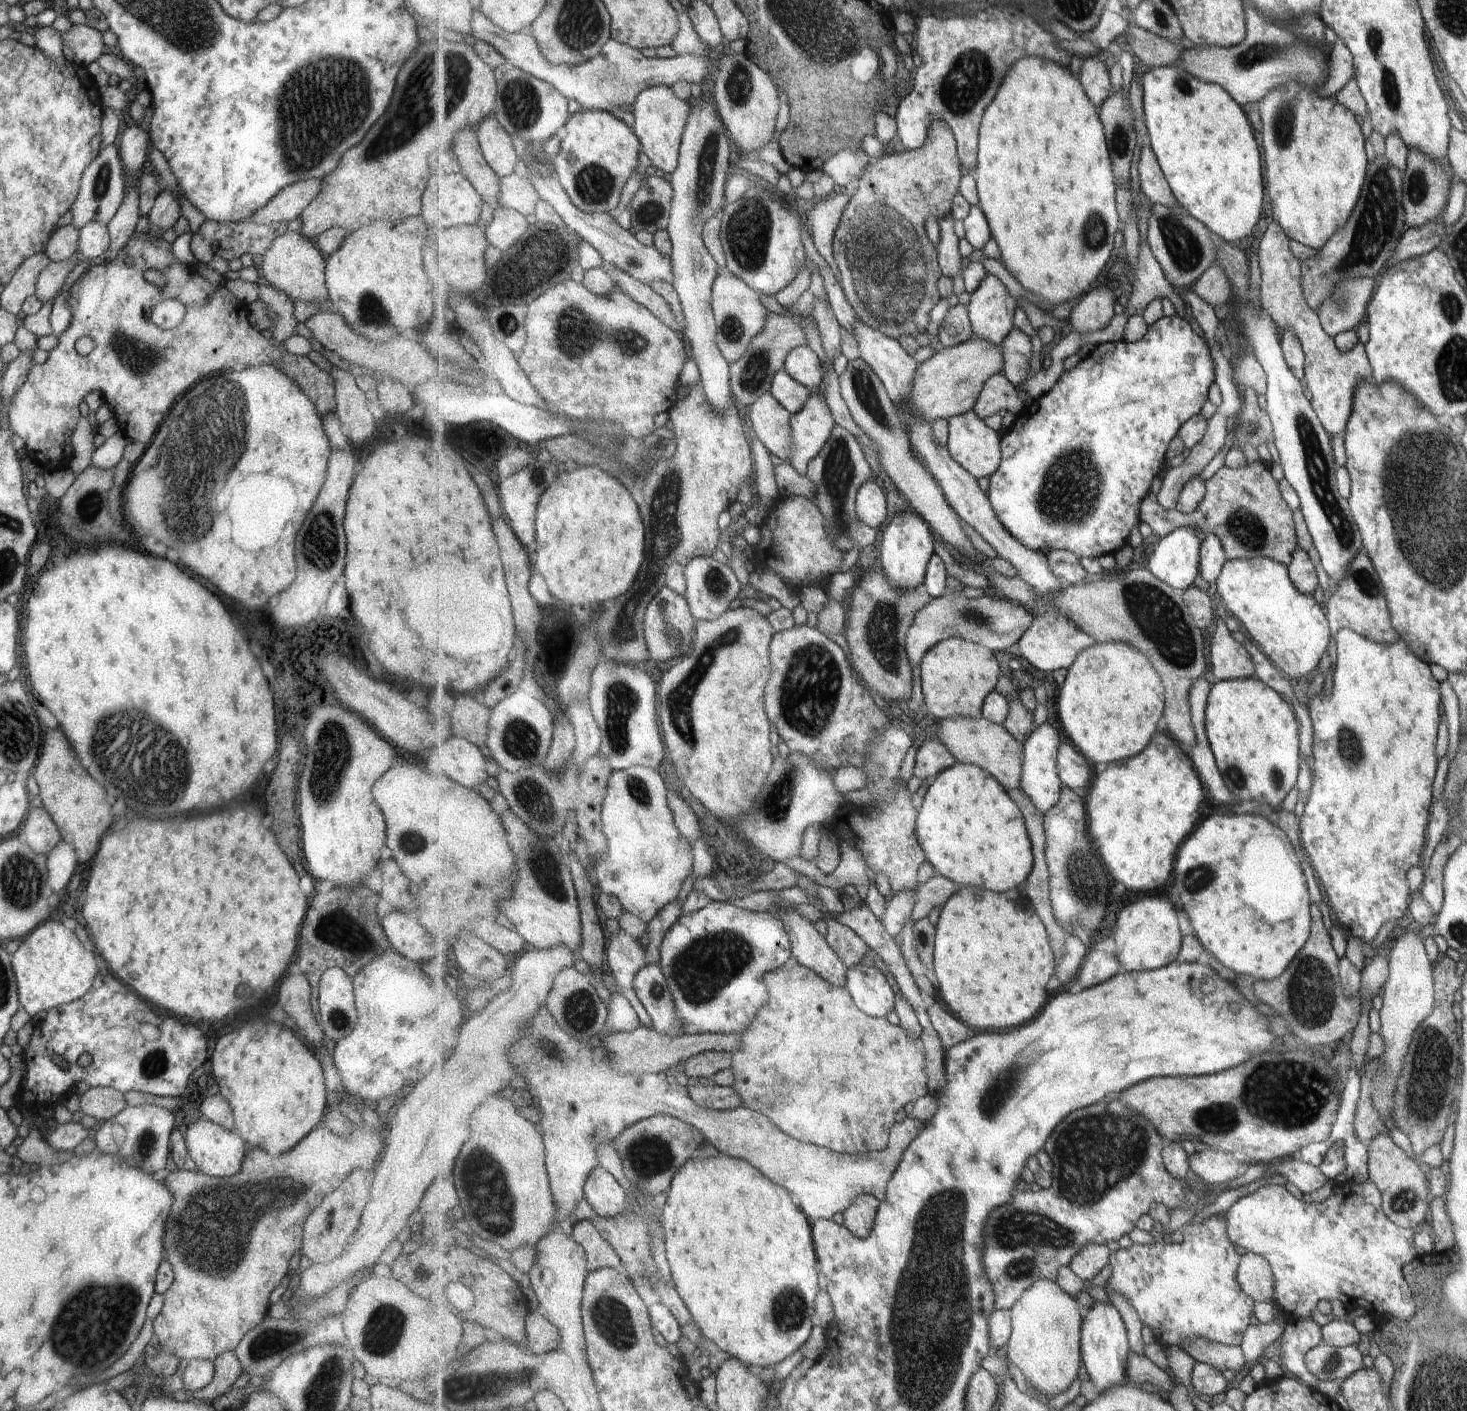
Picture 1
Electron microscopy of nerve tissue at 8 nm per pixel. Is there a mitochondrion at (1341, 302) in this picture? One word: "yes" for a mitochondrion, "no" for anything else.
yes

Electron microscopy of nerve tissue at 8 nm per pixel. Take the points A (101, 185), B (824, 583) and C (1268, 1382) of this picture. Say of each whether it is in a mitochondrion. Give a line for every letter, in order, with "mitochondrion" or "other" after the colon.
A: mitochondrion
B: other
C: other

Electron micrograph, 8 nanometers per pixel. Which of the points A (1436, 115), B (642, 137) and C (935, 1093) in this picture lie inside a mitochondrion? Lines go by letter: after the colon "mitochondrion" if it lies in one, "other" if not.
A: other
B: other
C: other

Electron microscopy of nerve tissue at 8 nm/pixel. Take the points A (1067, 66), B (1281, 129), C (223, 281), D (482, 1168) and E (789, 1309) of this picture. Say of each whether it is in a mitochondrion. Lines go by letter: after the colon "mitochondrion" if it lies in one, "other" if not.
A: other
B: mitochondrion
C: other
D: mitochondrion
E: mitochondrion

